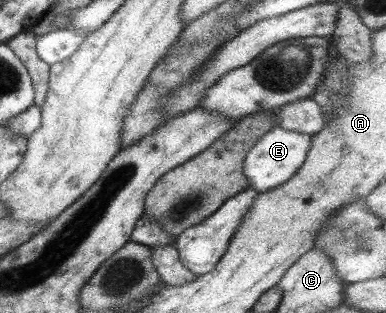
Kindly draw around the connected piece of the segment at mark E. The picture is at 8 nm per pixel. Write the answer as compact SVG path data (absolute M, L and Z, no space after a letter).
M274 126L263 134L251 147L250 152L244 157L242 166L244 176L249 180L249 186L257 193L272 190L280 186L302 166L308 155L313 135L286 130Z

